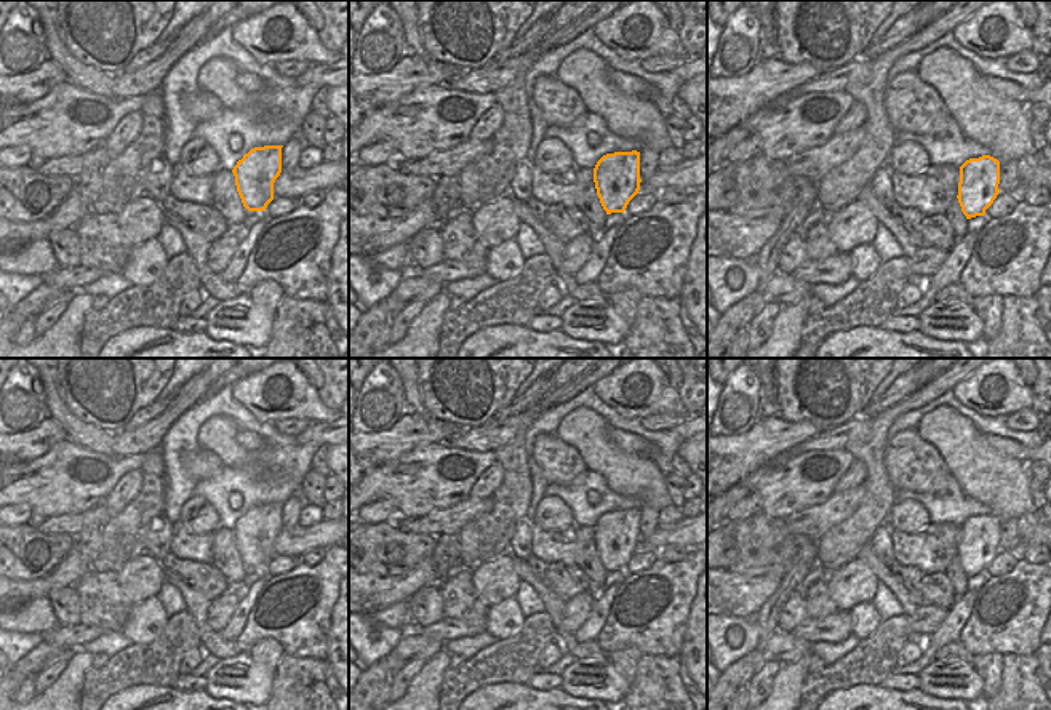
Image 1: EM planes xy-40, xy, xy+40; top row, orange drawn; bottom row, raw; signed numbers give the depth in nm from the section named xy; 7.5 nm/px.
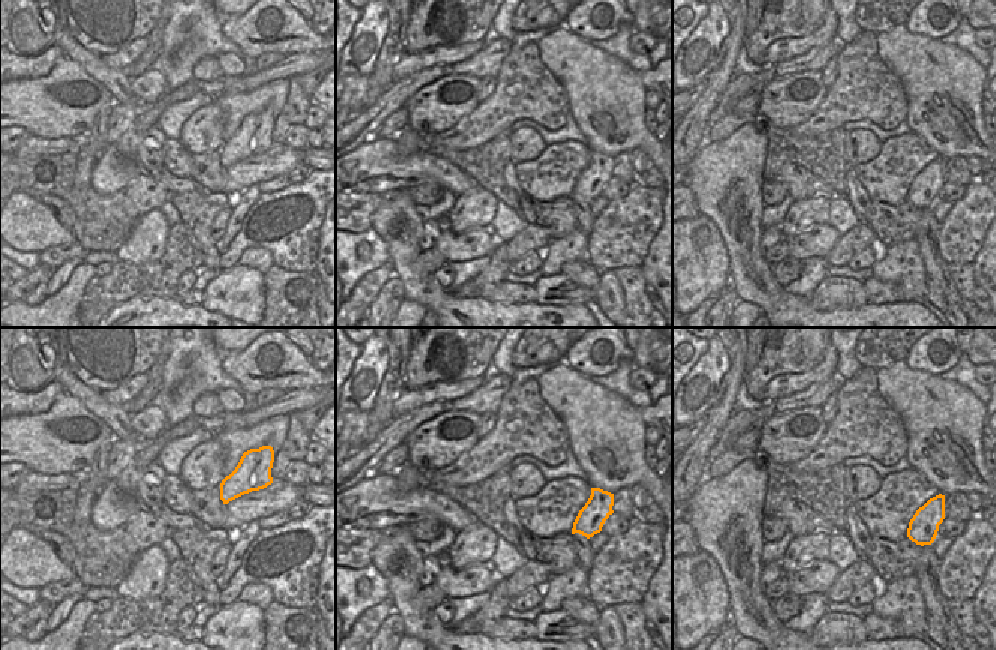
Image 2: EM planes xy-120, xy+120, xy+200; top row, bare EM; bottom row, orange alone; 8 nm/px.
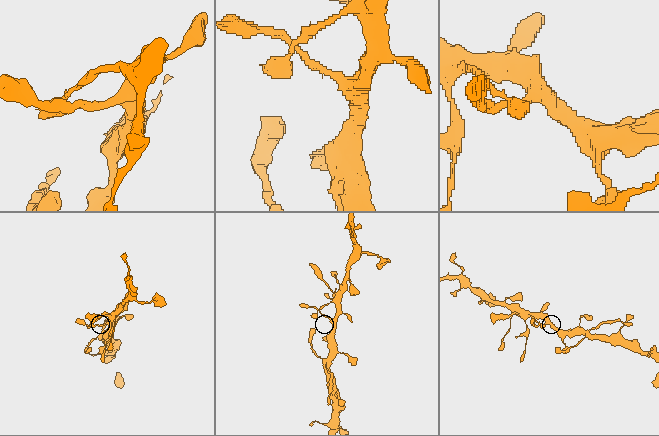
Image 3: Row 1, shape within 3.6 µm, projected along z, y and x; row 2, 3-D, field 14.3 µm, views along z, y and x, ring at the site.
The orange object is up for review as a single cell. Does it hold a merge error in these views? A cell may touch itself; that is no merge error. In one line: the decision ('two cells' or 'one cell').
one cell

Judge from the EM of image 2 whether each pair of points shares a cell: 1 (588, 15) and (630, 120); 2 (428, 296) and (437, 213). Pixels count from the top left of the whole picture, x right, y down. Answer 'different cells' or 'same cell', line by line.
1: different cells
2: different cells

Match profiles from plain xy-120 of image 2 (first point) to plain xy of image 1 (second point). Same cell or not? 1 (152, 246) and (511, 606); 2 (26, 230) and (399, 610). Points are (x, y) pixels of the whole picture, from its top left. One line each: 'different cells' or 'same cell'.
1: same cell
2: same cell

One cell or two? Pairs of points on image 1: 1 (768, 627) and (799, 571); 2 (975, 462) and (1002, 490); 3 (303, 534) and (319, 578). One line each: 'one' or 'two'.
1: two
2: one
3: two

